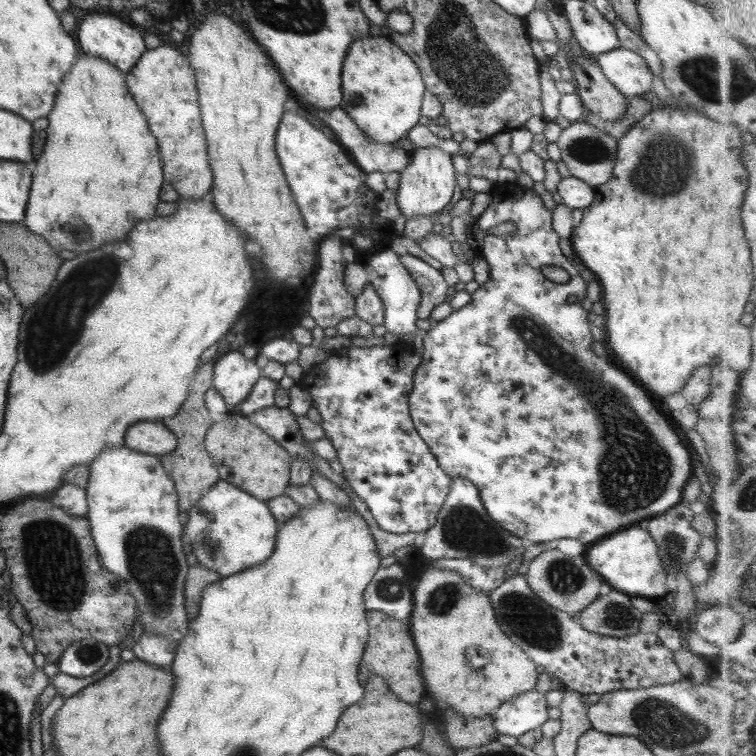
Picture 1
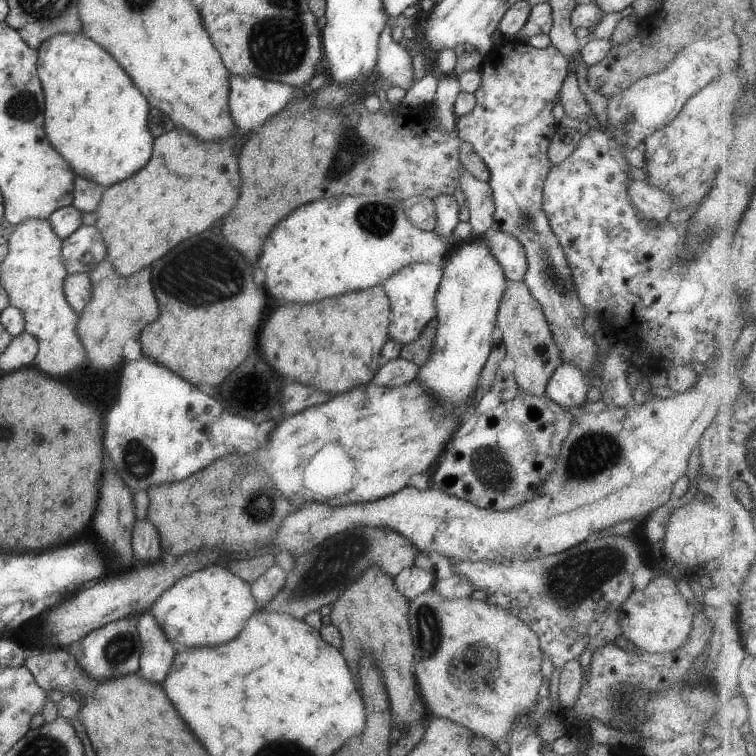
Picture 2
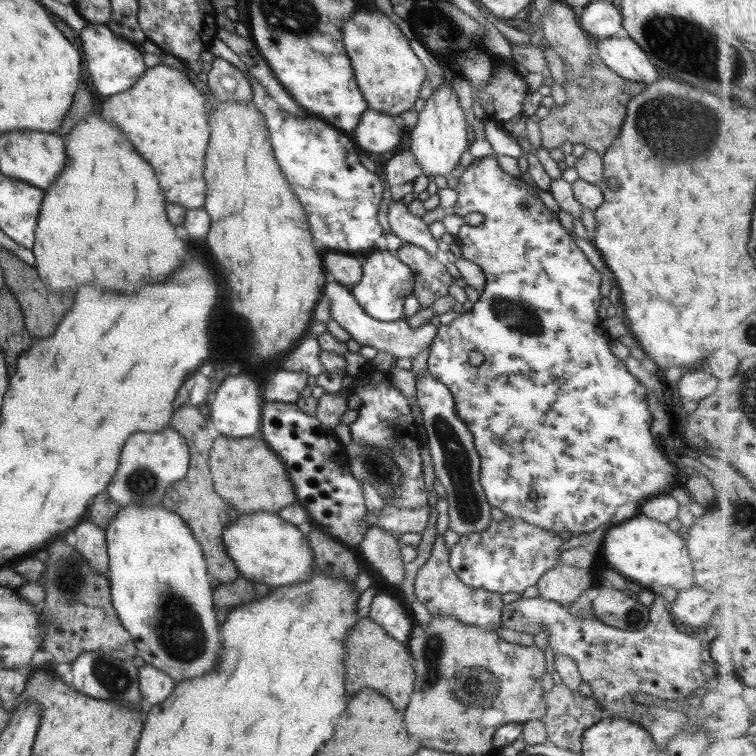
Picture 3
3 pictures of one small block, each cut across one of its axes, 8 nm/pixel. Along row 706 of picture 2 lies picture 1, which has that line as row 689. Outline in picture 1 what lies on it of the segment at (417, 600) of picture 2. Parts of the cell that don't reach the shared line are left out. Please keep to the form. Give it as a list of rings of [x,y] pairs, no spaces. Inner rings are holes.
[[[430,567],[423,571],[418,579],[418,583],[411,586],[411,589],[412,611],[407,623],[414,646],[418,652],[418,657],[420,658],[420,673],[423,674],[423,680],[425,680],[425,690],[427,690],[427,694],[429,694],[433,700],[437,700],[437,702],[441,700],[441,706],[453,709],[456,713],[462,714],[462,717],[479,718],[483,715],[492,714],[502,702],[514,697],[516,694],[521,694],[534,688],[537,678],[537,673],[535,672],[536,664],[527,657],[527,654],[523,653],[523,650],[519,650],[518,646],[515,646],[515,644],[507,638],[506,634],[503,634],[503,631],[499,628],[495,620],[495,611],[491,606],[487,592],[469,586],[459,574],[453,571],[433,569]]]

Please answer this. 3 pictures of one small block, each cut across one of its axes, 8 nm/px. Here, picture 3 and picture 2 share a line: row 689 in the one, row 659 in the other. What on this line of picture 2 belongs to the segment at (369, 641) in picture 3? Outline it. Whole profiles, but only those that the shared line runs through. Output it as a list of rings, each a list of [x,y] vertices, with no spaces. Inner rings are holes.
[[[379,566],[363,570],[355,582],[351,582],[332,604],[330,624],[341,634],[341,656],[349,664],[353,684],[359,690],[357,662],[363,654],[369,654],[377,666],[391,712],[391,724],[415,724],[423,716],[423,704],[413,678],[411,633],[409,630],[408,601],[395,590],[391,576],[383,574]]]

